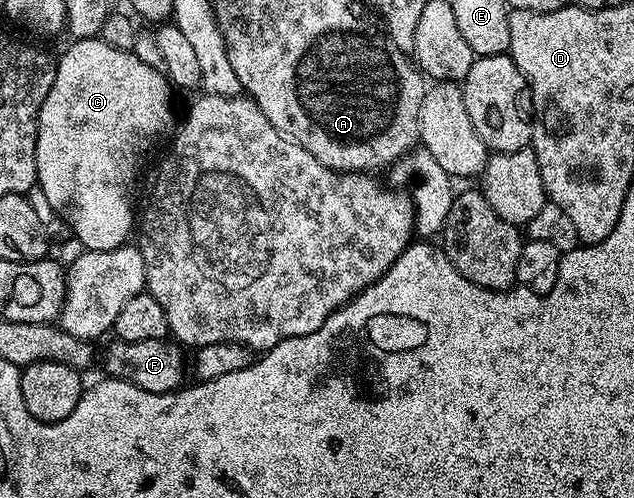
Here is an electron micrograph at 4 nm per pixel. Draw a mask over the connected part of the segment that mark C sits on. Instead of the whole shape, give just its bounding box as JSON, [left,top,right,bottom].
[35,38,177,251]

